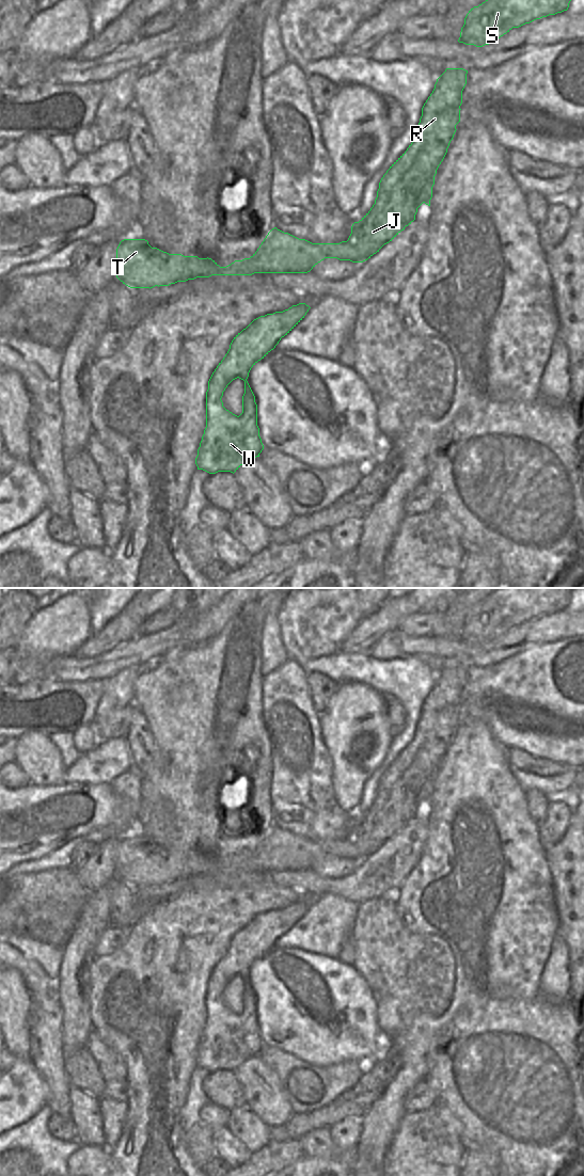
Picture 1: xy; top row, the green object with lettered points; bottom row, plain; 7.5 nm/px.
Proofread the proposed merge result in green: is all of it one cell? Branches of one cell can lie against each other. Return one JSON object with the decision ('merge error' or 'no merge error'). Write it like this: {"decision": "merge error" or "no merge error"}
{"decision": "merge error"}

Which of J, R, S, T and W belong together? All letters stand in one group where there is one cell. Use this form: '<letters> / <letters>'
J R S W / T

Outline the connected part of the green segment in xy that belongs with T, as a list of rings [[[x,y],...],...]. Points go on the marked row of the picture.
[[[277,227],[257,251],[242,260],[220,267],[211,258],[169,254],[152,248],[145,239],[124,239],[116,249],[116,277],[130,288],[169,286],[211,275],[254,273],[307,273],[325,258],[363,263],[379,252],[380,243],[312,243]]]

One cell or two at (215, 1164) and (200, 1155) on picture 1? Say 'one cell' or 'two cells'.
two cells

